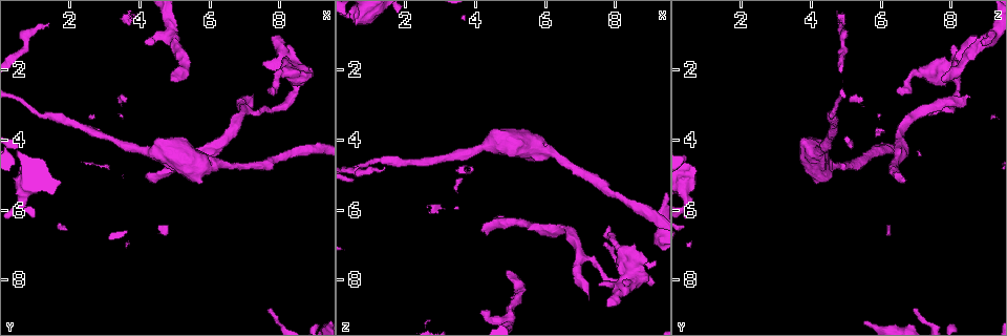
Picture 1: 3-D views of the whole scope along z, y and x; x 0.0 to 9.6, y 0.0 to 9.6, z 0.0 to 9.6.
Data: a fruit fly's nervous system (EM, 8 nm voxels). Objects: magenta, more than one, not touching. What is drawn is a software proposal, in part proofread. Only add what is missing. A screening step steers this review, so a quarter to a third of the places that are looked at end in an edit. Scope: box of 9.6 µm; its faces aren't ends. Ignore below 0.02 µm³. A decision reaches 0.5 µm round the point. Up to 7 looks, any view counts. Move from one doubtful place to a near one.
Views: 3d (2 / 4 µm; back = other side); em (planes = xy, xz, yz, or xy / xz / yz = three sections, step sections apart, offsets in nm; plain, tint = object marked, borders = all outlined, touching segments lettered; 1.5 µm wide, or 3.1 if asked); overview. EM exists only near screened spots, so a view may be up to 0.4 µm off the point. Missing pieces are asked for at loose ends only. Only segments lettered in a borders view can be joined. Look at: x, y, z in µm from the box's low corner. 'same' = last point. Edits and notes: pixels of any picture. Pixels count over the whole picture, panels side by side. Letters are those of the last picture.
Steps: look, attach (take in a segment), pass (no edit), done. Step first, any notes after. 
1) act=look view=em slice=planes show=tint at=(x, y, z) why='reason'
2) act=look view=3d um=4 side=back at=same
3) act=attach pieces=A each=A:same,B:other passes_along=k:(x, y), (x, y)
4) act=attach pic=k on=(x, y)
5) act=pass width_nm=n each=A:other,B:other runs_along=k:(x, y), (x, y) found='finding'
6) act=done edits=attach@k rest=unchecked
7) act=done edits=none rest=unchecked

act=look view=3d um=4 at=(4.90, 2.30, 7.65)

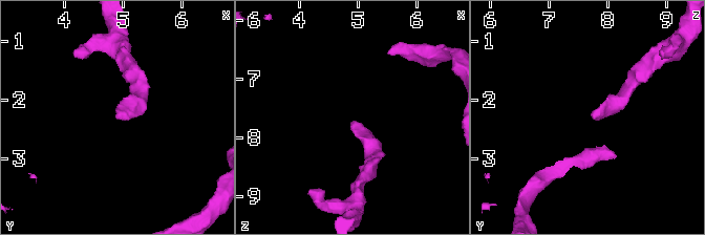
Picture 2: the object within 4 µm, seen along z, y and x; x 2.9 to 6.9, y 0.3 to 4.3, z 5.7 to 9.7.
act=look view=em slice=planes show=borders at=(4.95, 2.25, 7.70)

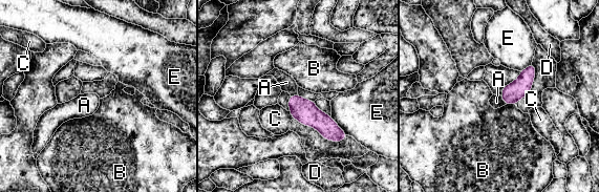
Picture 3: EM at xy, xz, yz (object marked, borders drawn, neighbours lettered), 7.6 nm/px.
act=attach pieces=A width_nm=150 longest_contact=E:190nm each=A:same,B:other,C:other,D:other,E:other found='it goes on there'

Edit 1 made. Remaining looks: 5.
act=look view=overview

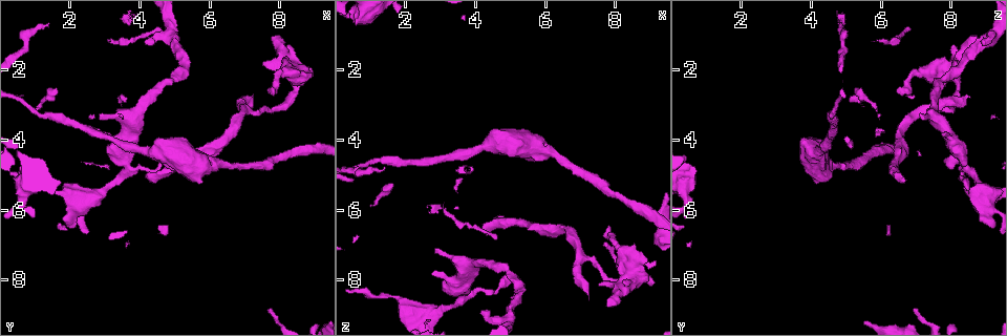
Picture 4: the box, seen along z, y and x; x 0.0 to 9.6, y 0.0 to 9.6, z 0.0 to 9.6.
act=look view=em slice=planes show=tint at=(7.85, 2.65, 6.45) why='branch stops here'

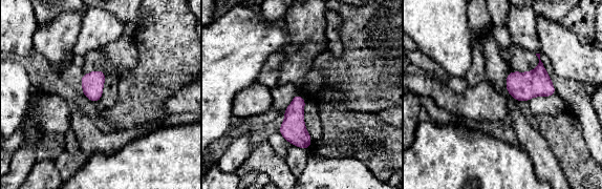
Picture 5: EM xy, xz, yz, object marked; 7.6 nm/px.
act=look view=em slice=planes show=borders at=same

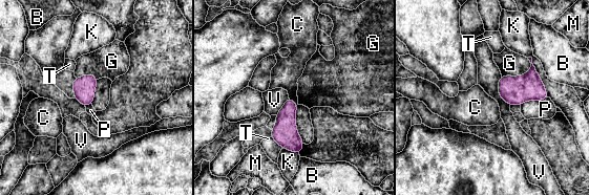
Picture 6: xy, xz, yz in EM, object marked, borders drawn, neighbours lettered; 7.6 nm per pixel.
act=pass each=B:other,C:other,G:other,K:other,M:other,P:other,T:other,V:other border=6:(289, 96), (297, 104) found='none of them fits'

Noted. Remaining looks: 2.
act=done edits=attach@3 rest=unchecked

